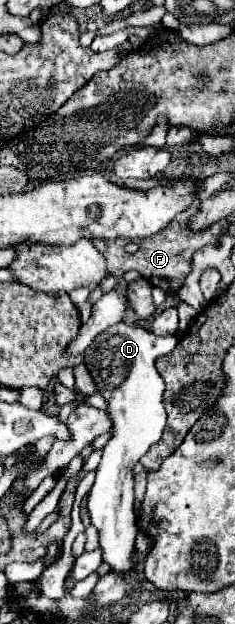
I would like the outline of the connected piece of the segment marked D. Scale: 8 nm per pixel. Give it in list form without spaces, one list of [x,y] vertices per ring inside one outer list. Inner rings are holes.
[[[117,322],[109,326],[93,344],[85,350],[85,366],[109,406],[113,422],[111,438],[103,448],[103,458],[97,466],[95,484],[87,496],[87,512],[91,524],[99,530],[99,542],[103,560],[111,564],[113,572],[125,572],[131,568],[131,552],[137,536],[137,514],[133,512],[133,466],[149,450],[151,444],[161,440],[167,414],[163,408],[165,382],[155,370],[155,360],[169,354],[177,346],[177,336],[155,336],[153,332]]]

